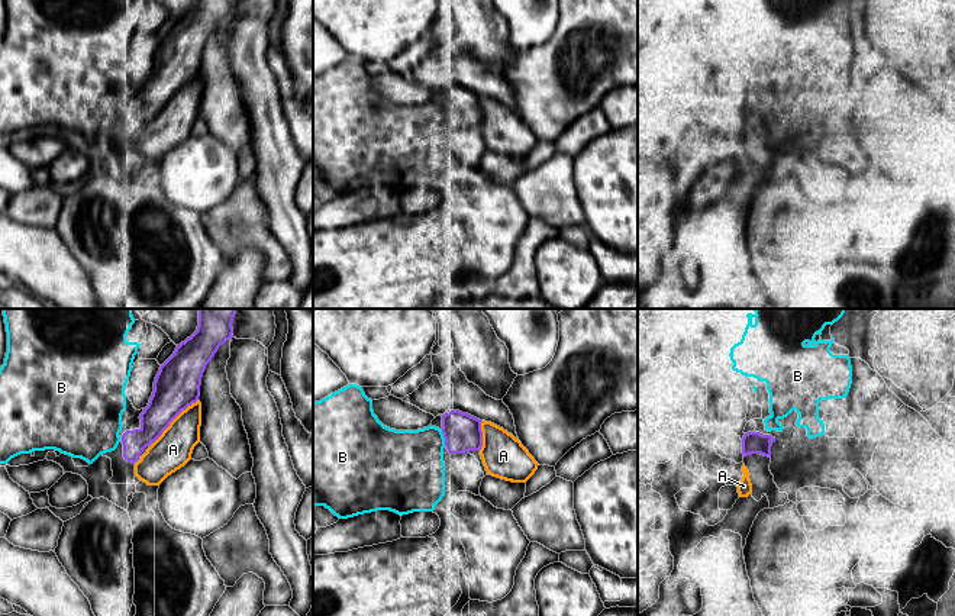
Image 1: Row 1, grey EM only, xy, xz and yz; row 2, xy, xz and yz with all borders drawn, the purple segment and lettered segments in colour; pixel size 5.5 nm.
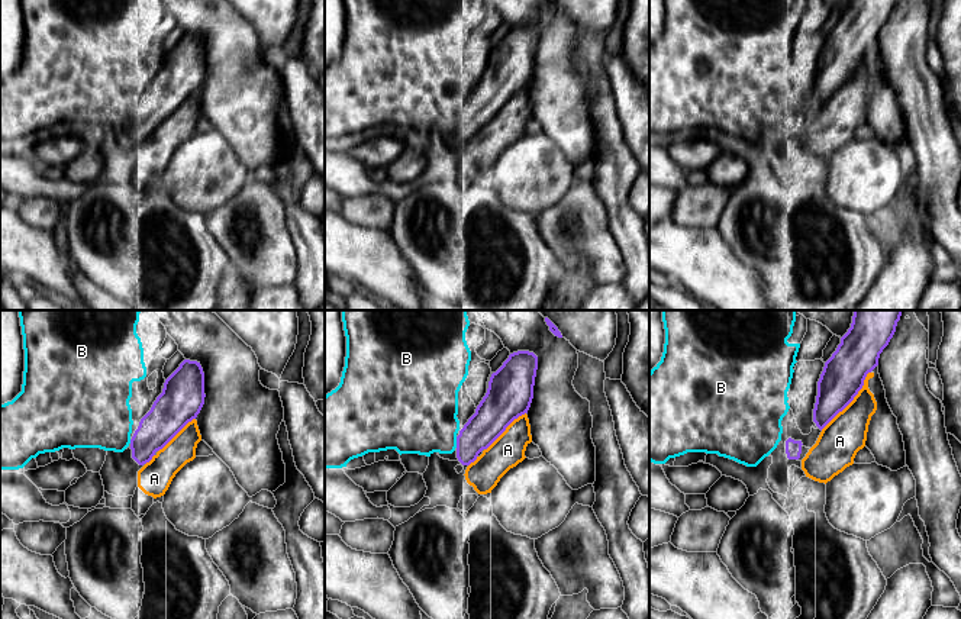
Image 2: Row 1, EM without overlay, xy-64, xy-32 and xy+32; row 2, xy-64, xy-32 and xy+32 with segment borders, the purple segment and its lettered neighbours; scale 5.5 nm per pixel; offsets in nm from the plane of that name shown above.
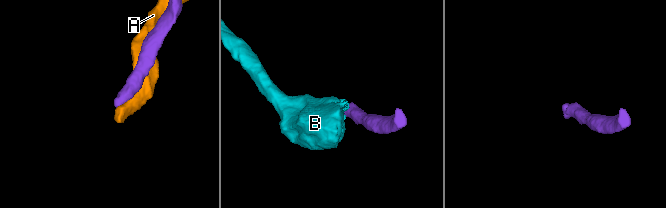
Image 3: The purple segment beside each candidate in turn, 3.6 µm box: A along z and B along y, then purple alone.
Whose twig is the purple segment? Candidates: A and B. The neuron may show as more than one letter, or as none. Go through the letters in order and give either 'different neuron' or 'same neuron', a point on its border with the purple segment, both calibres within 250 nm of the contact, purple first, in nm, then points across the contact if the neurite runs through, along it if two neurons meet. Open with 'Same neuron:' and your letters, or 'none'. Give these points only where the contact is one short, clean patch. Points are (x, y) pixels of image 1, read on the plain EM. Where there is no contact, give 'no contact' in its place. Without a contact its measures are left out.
Same neuron: none
A: different neuron | xy (174, 93) | 260/220 nm
B: different neuron | xz (444, 112) | 220/380 nm

